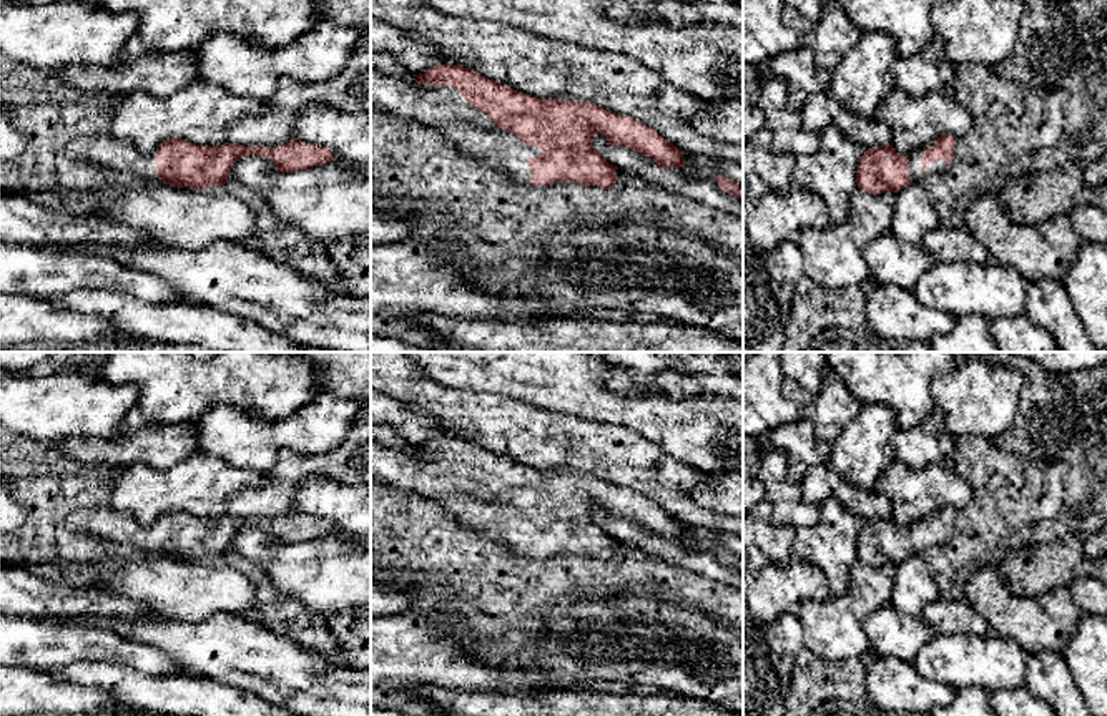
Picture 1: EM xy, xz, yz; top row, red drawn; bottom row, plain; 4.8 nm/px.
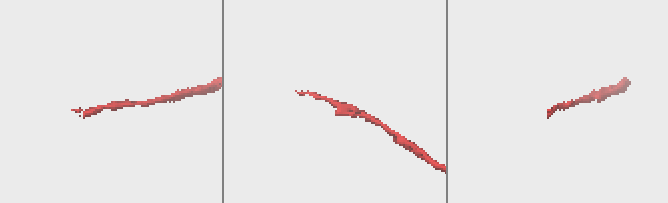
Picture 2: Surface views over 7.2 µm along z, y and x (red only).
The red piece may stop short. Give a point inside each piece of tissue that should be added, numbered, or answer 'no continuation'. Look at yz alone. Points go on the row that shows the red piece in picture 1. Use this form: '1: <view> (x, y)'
1: yz (916, 171)

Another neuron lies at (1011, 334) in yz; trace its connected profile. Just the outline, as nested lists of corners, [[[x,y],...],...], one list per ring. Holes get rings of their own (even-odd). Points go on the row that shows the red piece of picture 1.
[[[1026,314],[991,319],[989,332],[999,352],[1052,352],[1057,349],[1052,334],[1036,327]]]

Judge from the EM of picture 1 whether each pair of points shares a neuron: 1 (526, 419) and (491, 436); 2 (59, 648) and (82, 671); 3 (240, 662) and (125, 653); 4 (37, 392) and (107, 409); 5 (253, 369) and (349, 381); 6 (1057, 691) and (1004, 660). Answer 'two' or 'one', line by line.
1: one
2: two
3: two
4: one
5: two
6: two

